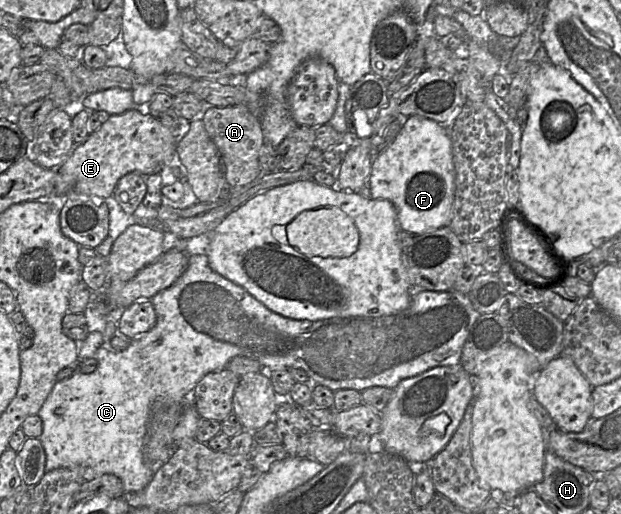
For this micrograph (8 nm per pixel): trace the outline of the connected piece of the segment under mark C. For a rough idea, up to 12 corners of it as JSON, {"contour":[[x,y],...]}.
{"contour":[[189,256],[151,330],[55,383],[46,472],[141,491],[157,403],[232,358],[333,392],[460,365],[481,315],[294,320]]}

